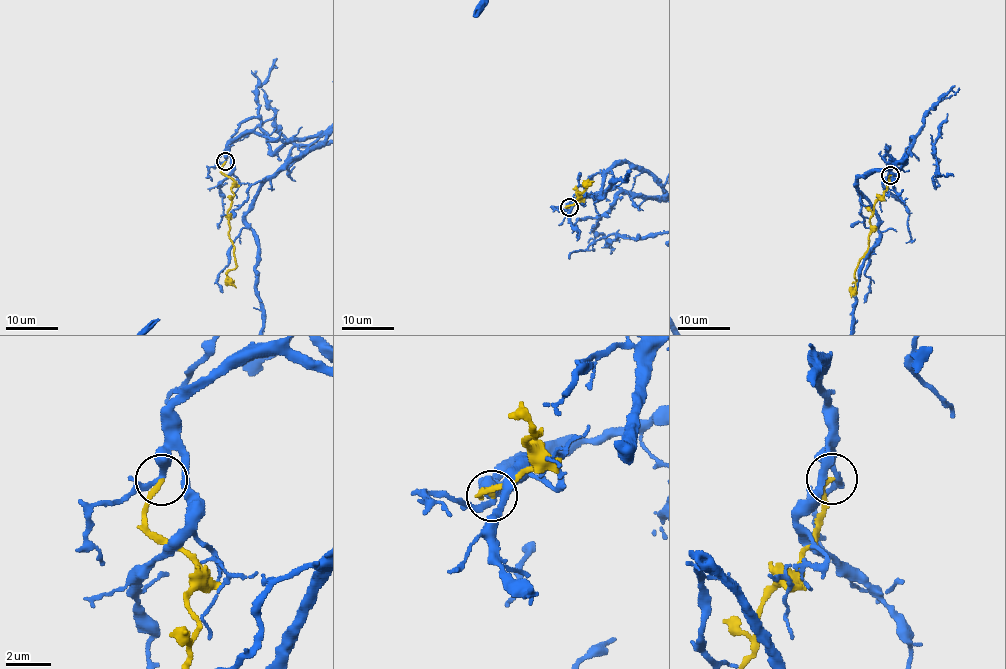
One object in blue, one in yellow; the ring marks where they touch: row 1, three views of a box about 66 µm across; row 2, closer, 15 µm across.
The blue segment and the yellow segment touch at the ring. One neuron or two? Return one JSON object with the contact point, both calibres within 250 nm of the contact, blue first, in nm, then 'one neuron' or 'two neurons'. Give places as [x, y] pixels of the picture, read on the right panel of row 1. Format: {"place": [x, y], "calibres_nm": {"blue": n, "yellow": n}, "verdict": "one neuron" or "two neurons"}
{"place": [890, 175], "calibres_nm": {"blue": 280, "yellow": 220}, "verdict": "two neurons"}

